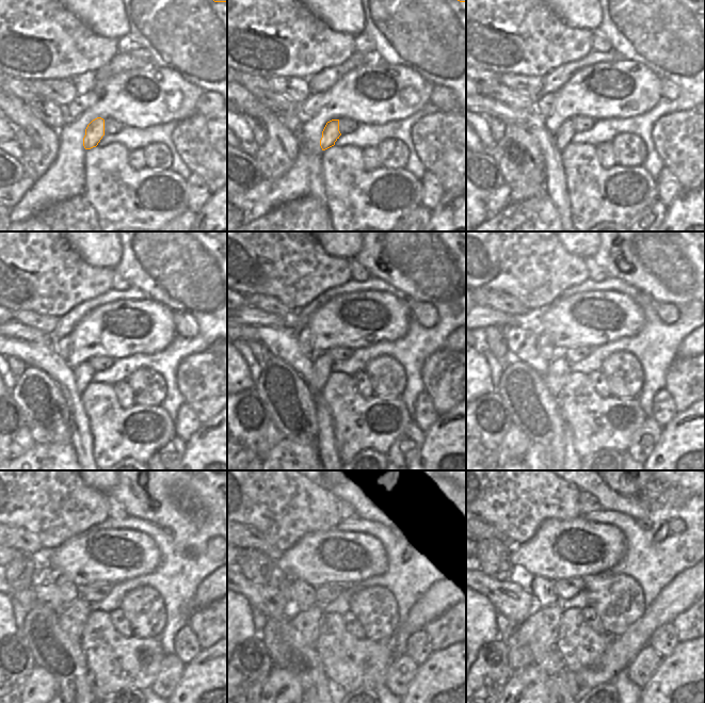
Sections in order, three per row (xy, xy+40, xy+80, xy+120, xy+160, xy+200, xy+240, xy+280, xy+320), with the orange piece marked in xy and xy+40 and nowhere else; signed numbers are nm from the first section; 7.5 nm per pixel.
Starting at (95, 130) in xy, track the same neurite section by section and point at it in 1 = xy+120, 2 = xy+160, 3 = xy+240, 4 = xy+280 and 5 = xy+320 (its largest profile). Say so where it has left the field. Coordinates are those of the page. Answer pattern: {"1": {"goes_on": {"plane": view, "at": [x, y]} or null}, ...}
{"1": {"goes_on": {"plane": "xy+120", "at": [83, 373]}}, "2": {"goes_on": {"plane": "xy+160", "at": [321, 365]}}, "3": {"goes_on": {"plane": "xy+240", "at": [73, 618]}}, "4": {"goes_on": {"plane": "xy+280", "at": [308, 622]}}, "5": {"goes_on": {"plane": "xy+320", "at": [541, 630]}}}

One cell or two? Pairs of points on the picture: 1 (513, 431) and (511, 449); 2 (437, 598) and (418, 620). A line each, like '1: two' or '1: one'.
1: one
2: one

